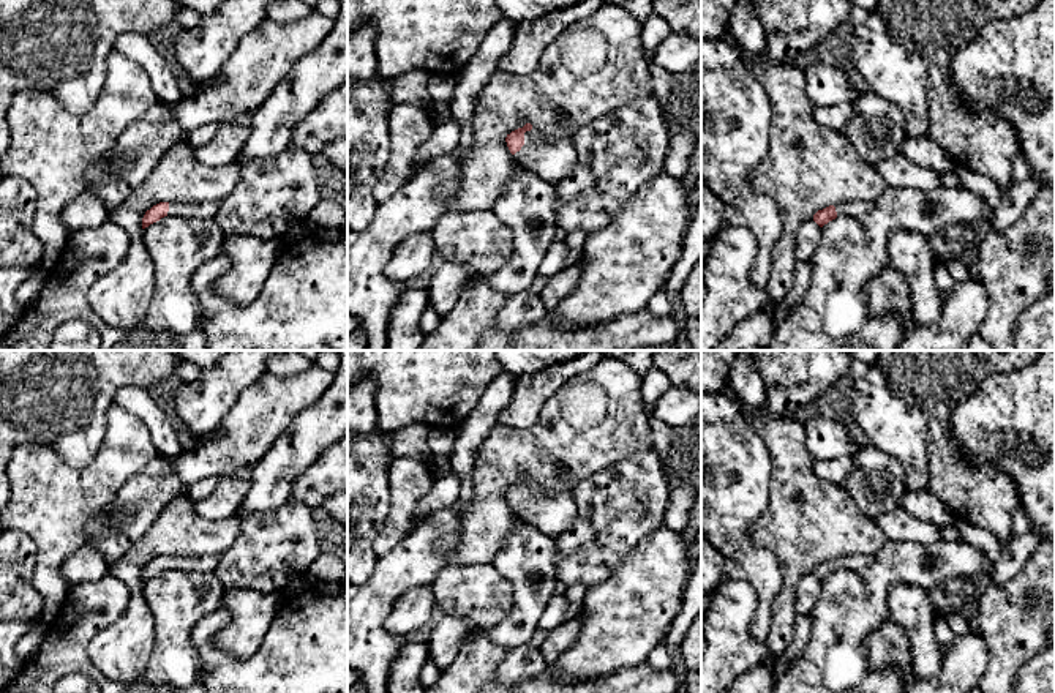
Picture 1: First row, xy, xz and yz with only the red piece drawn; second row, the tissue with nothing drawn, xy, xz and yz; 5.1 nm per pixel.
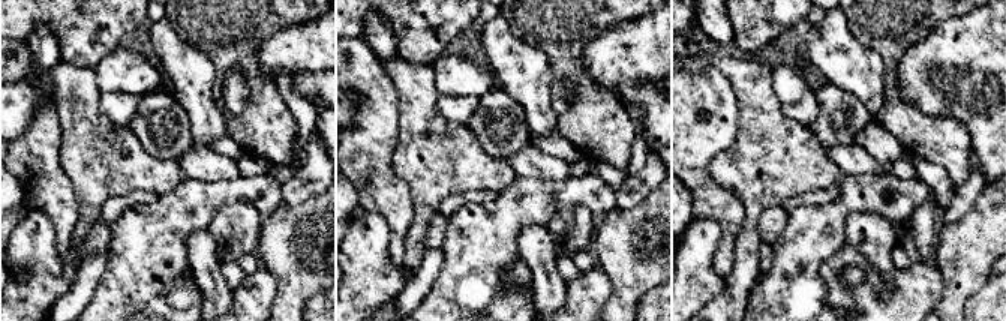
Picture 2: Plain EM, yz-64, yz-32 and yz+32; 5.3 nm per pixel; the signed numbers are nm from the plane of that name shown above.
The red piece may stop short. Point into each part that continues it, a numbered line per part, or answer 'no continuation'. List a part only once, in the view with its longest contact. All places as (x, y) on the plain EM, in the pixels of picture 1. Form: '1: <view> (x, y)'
1: xz (553, 513)

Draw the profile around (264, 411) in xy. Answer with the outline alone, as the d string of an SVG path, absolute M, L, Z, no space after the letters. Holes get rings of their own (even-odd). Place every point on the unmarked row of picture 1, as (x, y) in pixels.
M317 365L286 377L265 373L240 393L207 442L171 458L177 475L191 486L256 464L291 421L324 395L332 379L333 373Z

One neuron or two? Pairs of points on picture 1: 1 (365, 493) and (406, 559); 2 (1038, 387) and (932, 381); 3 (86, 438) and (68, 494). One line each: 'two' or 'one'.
1: two
2: two
3: two

